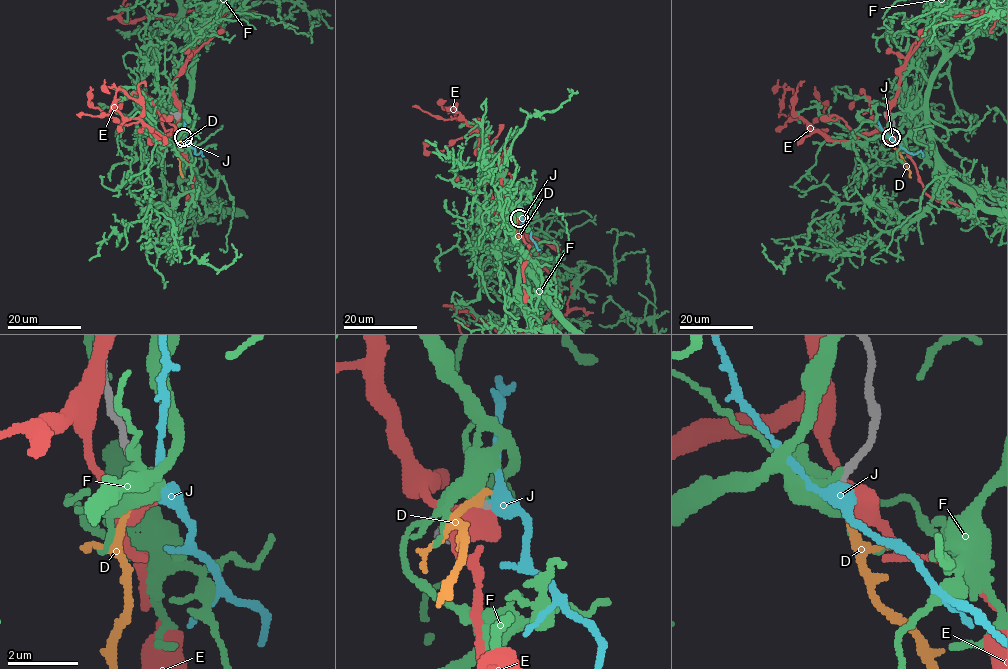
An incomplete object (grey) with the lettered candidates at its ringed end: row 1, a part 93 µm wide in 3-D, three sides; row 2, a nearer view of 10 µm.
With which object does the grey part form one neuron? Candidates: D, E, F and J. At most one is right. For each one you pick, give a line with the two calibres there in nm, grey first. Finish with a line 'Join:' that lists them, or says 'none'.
J: 260 nm thick on the grey side, 400 nm on the other
Join: J

